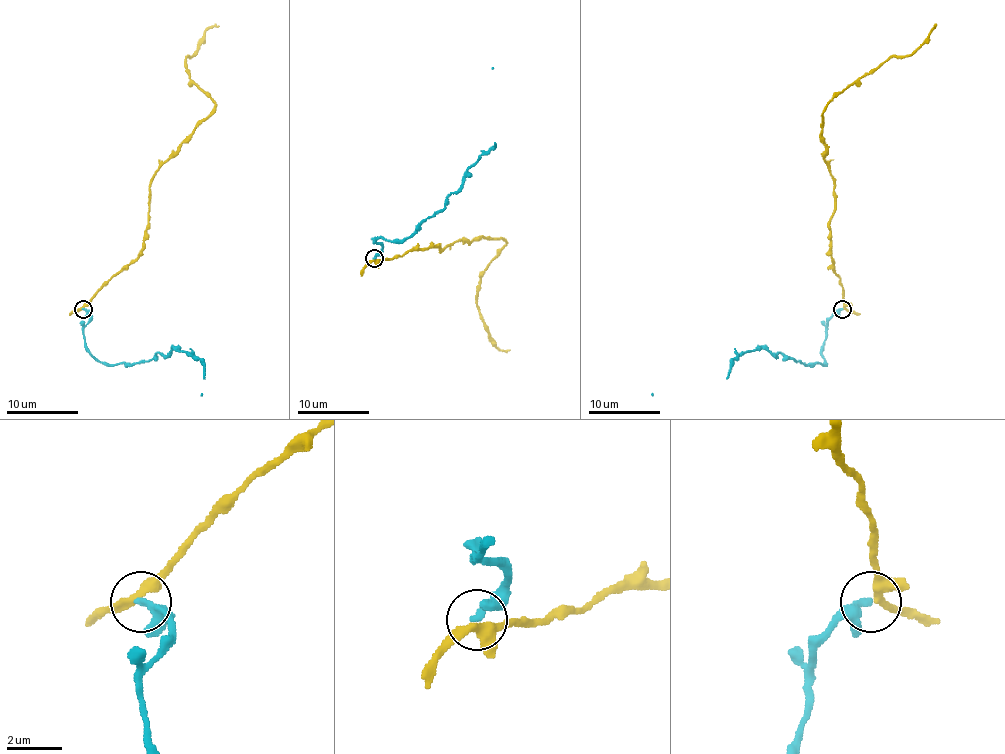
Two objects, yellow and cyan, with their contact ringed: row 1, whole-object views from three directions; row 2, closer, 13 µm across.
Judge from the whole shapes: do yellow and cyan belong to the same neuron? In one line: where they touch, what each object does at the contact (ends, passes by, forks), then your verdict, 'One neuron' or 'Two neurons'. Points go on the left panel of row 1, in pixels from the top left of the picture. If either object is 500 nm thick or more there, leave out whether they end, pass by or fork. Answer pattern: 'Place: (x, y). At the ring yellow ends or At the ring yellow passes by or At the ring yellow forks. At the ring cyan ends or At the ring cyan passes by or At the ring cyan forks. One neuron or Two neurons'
Place: (83, 309). At the ring yellow forks. At the ring cyan ends. One neuron

